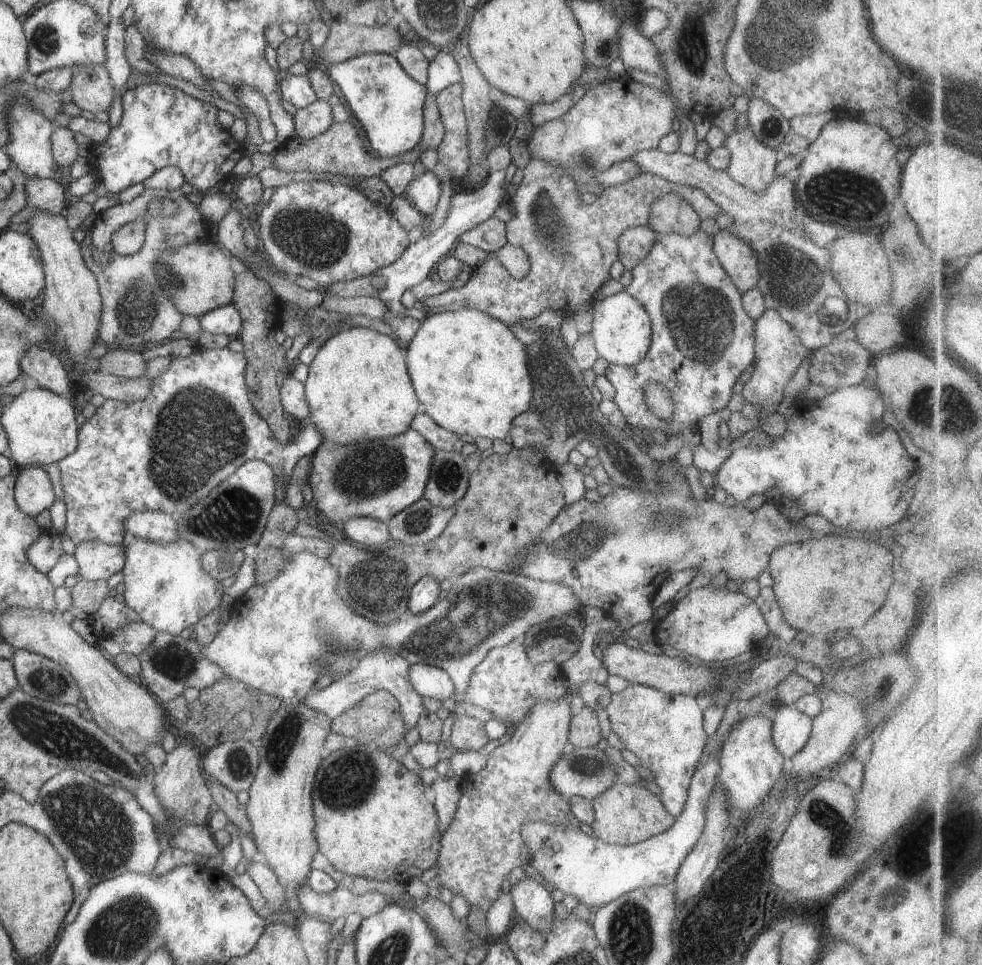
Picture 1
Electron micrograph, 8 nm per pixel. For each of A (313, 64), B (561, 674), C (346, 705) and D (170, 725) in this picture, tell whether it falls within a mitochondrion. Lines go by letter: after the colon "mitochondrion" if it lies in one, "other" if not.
A: other
B: other
C: other
D: other

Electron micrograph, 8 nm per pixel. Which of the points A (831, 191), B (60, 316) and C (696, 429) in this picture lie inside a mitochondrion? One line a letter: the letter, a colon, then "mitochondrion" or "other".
A: mitochondrion
B: other
C: other

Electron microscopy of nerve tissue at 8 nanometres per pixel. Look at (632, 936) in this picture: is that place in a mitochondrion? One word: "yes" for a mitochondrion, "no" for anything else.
yes

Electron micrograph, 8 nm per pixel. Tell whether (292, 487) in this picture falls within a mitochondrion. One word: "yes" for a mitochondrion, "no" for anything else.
no

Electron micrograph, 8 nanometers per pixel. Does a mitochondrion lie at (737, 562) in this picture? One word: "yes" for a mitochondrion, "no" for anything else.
no

